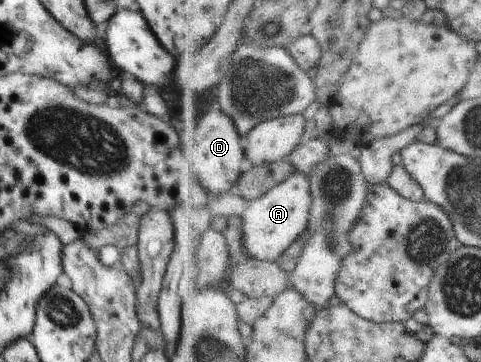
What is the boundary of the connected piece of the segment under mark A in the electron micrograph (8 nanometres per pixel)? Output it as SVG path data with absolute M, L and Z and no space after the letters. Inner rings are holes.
M301 171L249 203L243 218L250 257L279 262L303 233L308 231L314 203L311 176Z

